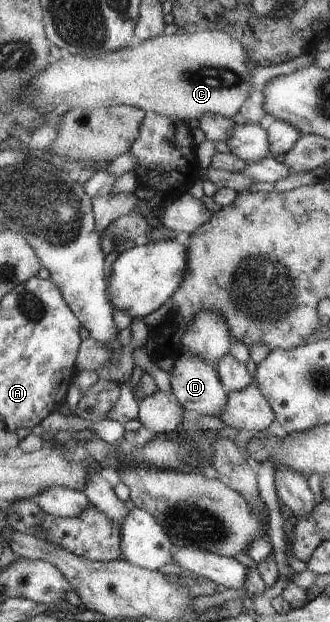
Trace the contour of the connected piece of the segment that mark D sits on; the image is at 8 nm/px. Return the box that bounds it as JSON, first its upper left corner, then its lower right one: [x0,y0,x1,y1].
[170,348,229,417]

